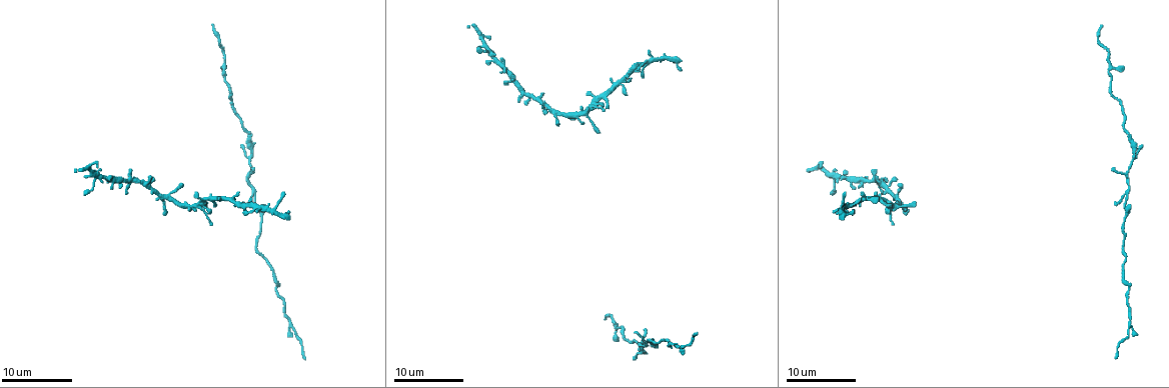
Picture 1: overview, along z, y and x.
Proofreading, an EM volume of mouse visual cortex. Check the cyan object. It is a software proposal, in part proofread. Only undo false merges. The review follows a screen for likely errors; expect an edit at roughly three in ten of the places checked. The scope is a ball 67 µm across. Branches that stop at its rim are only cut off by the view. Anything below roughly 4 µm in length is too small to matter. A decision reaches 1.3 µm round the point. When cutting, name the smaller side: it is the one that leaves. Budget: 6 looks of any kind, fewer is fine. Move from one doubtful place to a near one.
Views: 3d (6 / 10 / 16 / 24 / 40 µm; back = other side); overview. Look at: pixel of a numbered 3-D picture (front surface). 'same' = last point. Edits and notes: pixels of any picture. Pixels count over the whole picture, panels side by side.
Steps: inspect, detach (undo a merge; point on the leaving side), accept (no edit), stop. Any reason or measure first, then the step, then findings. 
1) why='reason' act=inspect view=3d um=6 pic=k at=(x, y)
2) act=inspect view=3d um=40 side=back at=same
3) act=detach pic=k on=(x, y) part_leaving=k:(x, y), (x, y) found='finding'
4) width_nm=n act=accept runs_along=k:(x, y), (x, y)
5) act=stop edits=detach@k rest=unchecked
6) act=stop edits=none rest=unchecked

act=inspect view=3d um=10 pic=1 at=(190, 207)

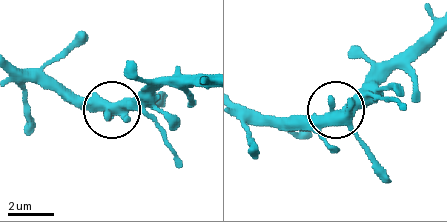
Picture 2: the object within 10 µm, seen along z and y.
width_nm=440 act=accept found='one neuron here'

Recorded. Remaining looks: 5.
why='arms part here' act=inspect view=3d um=16 pic=1 at=(254, 196)

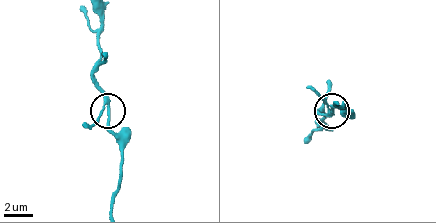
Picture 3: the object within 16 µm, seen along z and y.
act=inspect view=3d um=16 side=back pic=3 at=(332, 113)

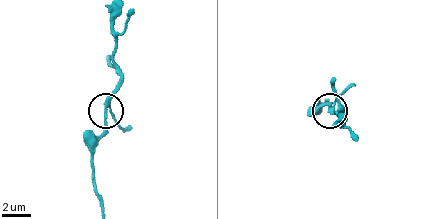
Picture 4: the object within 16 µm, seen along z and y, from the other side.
arms=3 act=accept found='continuous, no second neuron'

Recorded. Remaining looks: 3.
act=inspect view=3d um=6 pic=1 at=(1135, 156)

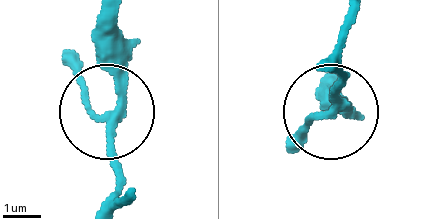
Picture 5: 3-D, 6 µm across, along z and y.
width_nm=200 act=accept found='one neuron here'

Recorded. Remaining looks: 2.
act=stop edits=none rest=unchecked

